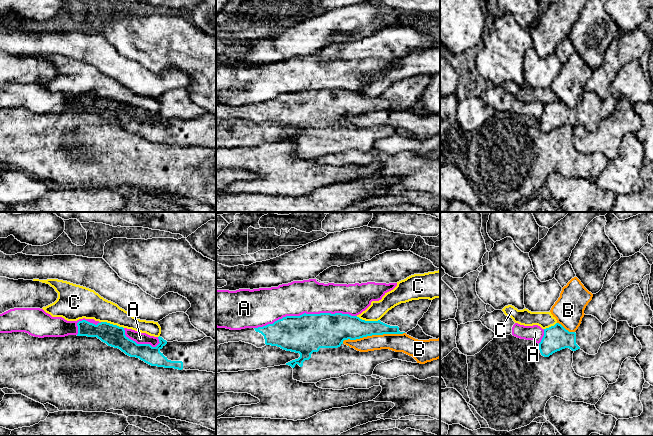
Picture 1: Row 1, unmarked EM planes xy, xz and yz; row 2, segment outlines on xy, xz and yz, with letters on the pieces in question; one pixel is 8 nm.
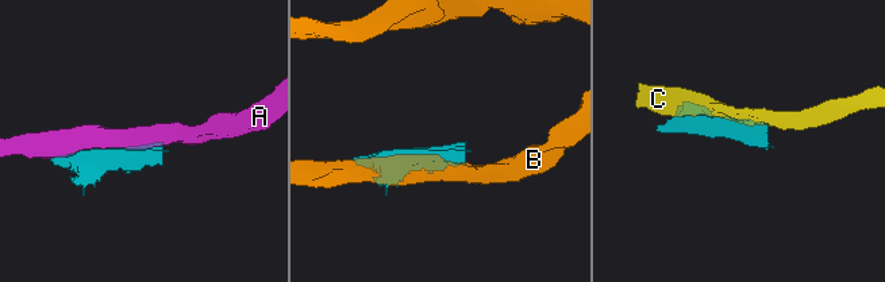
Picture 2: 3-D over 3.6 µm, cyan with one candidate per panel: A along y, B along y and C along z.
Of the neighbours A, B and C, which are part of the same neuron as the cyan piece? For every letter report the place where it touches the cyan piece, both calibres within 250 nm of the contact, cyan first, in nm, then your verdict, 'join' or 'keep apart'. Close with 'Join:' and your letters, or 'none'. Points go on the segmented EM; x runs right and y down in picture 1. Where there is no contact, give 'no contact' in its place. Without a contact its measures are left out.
A: xz (305, 313) | 320/280 nm | keep apart
B: xz (372, 334) | 220/140 nm | keep apart
C: xz (368, 321) | 220/140 nm | keep apart
Join: none

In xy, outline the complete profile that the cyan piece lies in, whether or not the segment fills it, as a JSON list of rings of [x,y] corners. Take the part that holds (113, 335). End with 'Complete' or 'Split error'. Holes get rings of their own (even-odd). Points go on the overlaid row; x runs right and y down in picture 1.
[[[82,320],[77,326],[77,336],[97,337],[108,346],[151,366],[216,373],[216,341],[211,337],[193,342],[167,342],[159,336],[160,343],[152,347],[150,344],[137,344],[125,335],[123,327],[107,322],[95,325]]]. Split error

